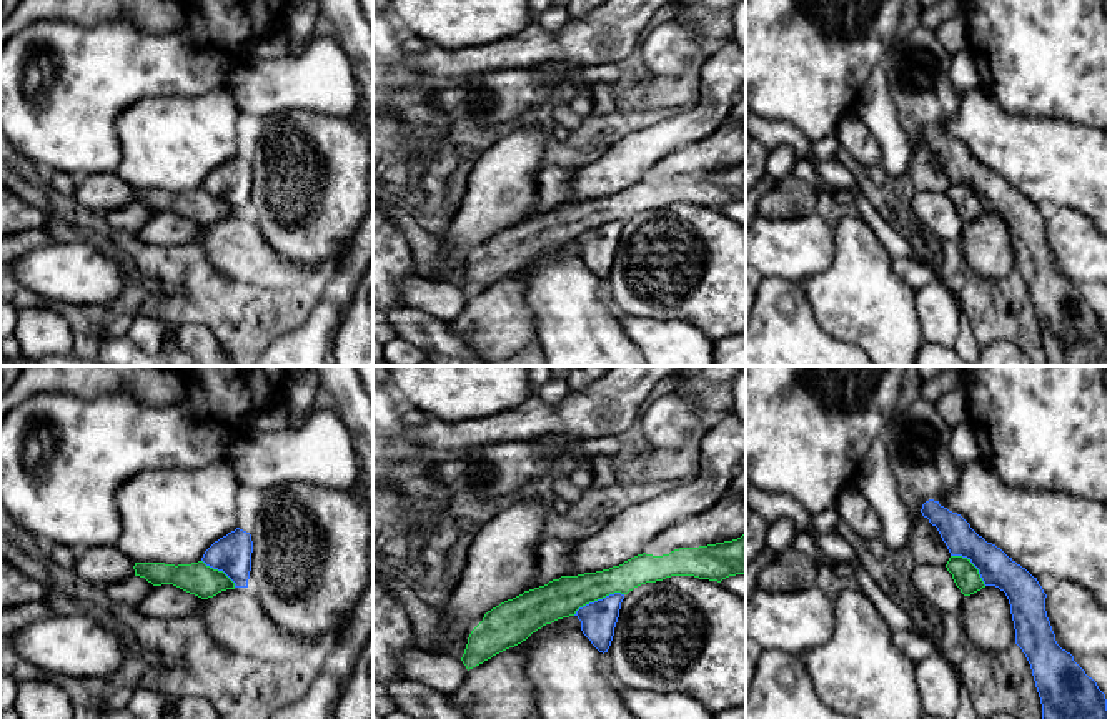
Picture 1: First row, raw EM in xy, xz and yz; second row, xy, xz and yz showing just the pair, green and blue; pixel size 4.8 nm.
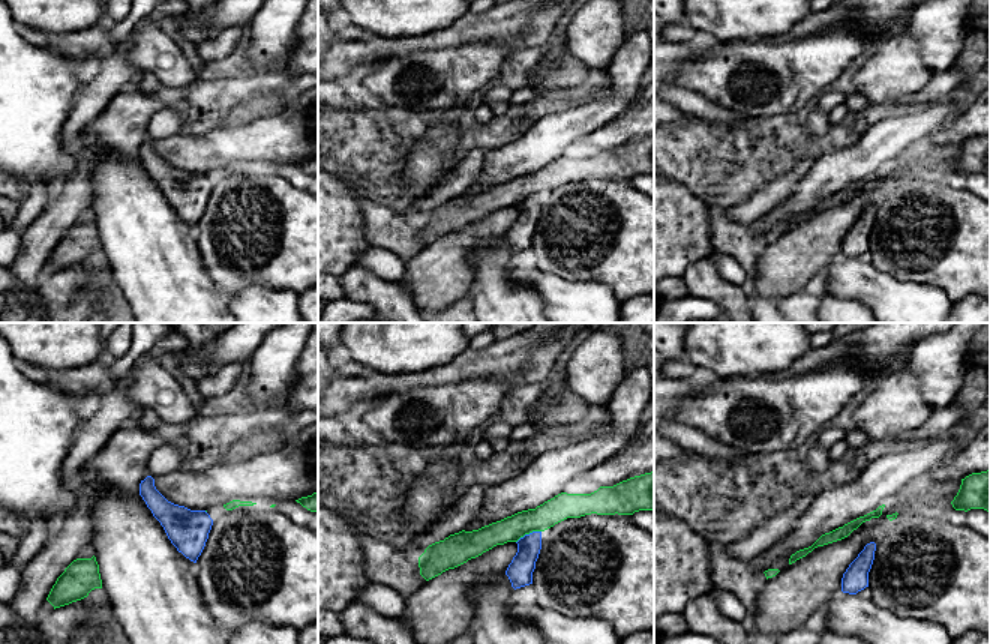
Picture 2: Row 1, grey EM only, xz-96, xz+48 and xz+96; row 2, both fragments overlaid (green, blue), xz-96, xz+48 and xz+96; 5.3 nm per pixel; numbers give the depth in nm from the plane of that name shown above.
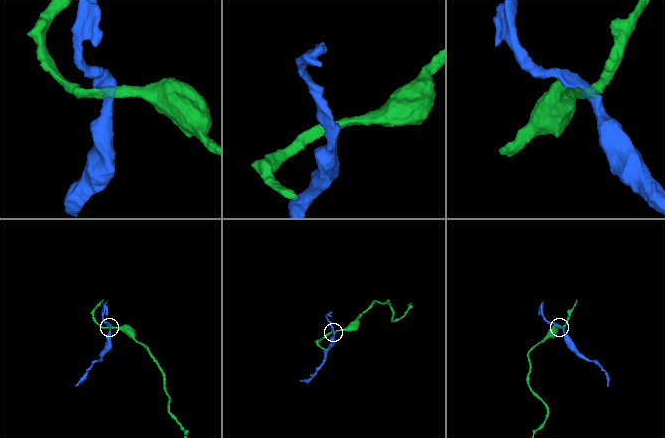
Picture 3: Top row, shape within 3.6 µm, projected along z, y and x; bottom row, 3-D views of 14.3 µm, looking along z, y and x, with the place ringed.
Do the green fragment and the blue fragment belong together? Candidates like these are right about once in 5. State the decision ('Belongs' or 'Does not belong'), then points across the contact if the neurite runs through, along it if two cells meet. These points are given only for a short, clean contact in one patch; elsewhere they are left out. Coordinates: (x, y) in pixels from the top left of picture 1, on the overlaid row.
Does not belong. Boundary: xz (623, 593), (610, 593), (590, 601), (573, 614)

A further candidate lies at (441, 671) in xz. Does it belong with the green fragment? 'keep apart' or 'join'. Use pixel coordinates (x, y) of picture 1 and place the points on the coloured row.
keep apart

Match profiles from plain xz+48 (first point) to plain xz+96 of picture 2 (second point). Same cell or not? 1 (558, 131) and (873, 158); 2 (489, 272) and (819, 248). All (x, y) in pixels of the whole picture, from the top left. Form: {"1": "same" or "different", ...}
{"1": "same", "2": "different"}

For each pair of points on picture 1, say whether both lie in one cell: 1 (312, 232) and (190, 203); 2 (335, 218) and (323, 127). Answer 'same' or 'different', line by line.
1: different
2: same

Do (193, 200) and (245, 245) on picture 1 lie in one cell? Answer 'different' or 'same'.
same

